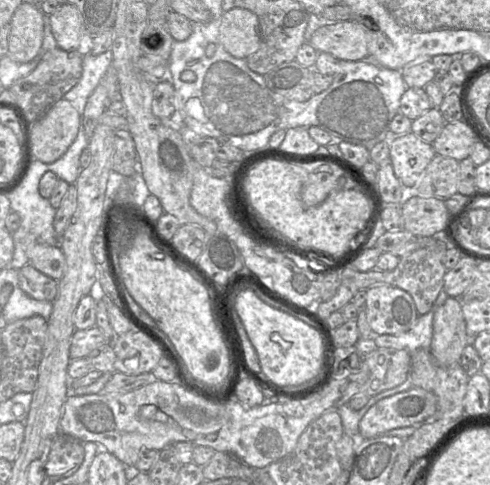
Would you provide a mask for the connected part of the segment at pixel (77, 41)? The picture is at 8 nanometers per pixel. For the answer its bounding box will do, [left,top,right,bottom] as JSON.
[49,3,93,56]

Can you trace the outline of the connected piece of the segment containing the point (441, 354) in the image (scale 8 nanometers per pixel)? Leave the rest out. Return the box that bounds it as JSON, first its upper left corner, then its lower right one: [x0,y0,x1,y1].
[430,296,467,365]

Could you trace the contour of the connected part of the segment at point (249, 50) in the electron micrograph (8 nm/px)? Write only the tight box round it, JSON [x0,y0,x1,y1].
[220,7,260,59]

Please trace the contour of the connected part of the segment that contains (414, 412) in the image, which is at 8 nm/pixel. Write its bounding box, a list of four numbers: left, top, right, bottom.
[359,387,437,438]

